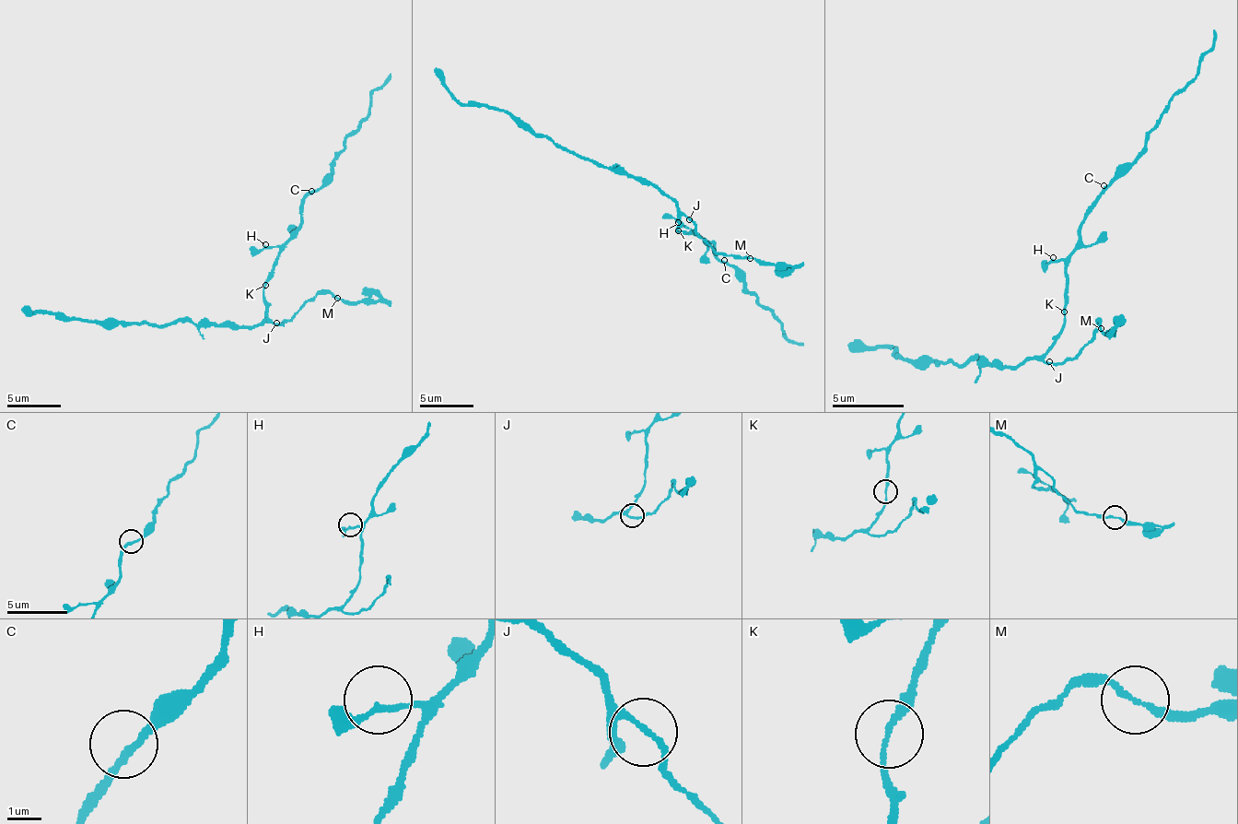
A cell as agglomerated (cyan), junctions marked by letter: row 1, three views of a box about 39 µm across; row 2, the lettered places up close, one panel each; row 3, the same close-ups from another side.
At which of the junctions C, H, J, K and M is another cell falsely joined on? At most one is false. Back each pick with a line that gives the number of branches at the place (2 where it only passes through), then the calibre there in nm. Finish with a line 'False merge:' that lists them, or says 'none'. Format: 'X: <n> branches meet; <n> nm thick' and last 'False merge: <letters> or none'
False merge: none

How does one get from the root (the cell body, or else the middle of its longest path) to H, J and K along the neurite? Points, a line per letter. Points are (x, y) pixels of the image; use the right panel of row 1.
H: (1053, 344), (1056, 333), (1064, 325), (1064, 289), (1068, 286), (1068, 272), (1064, 264), (1053, 257)
J: (1053, 344), (1042, 358), (1049, 361)
K: (1053, 344), (1056, 333), (1064, 325), (1064, 311)

